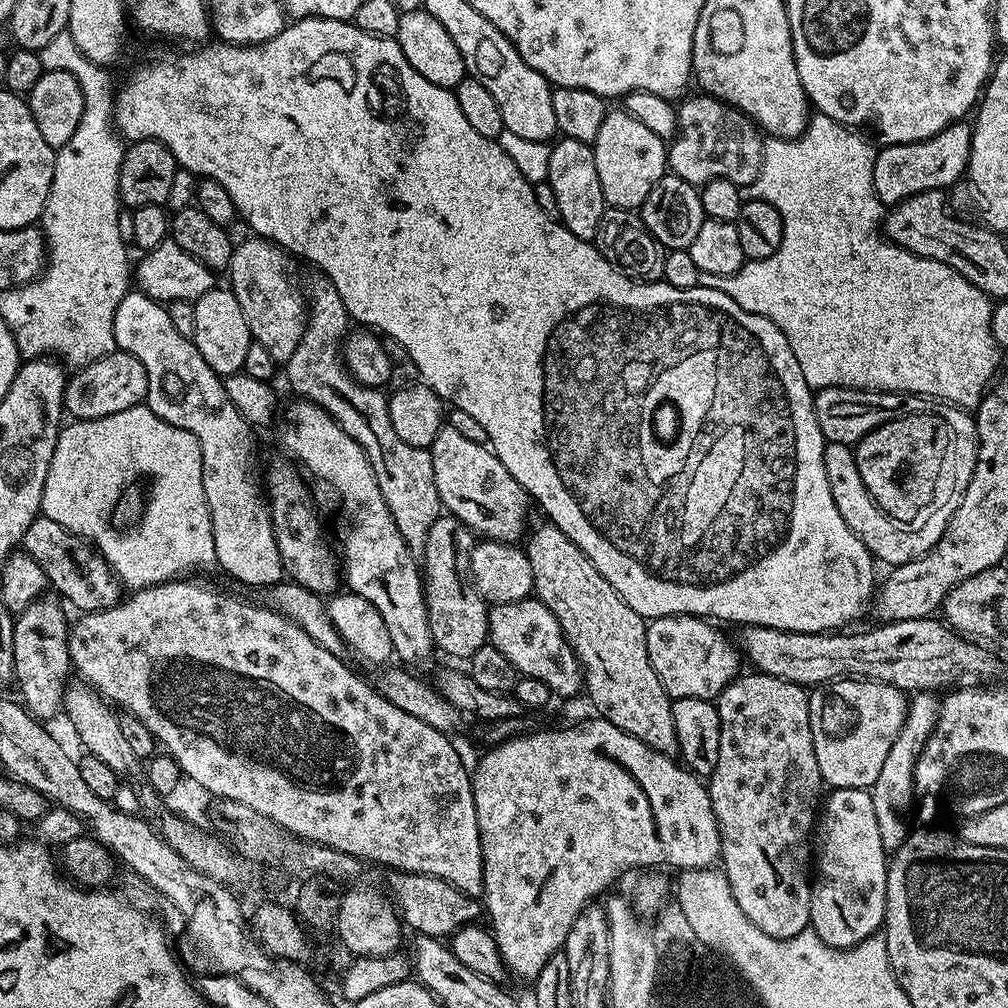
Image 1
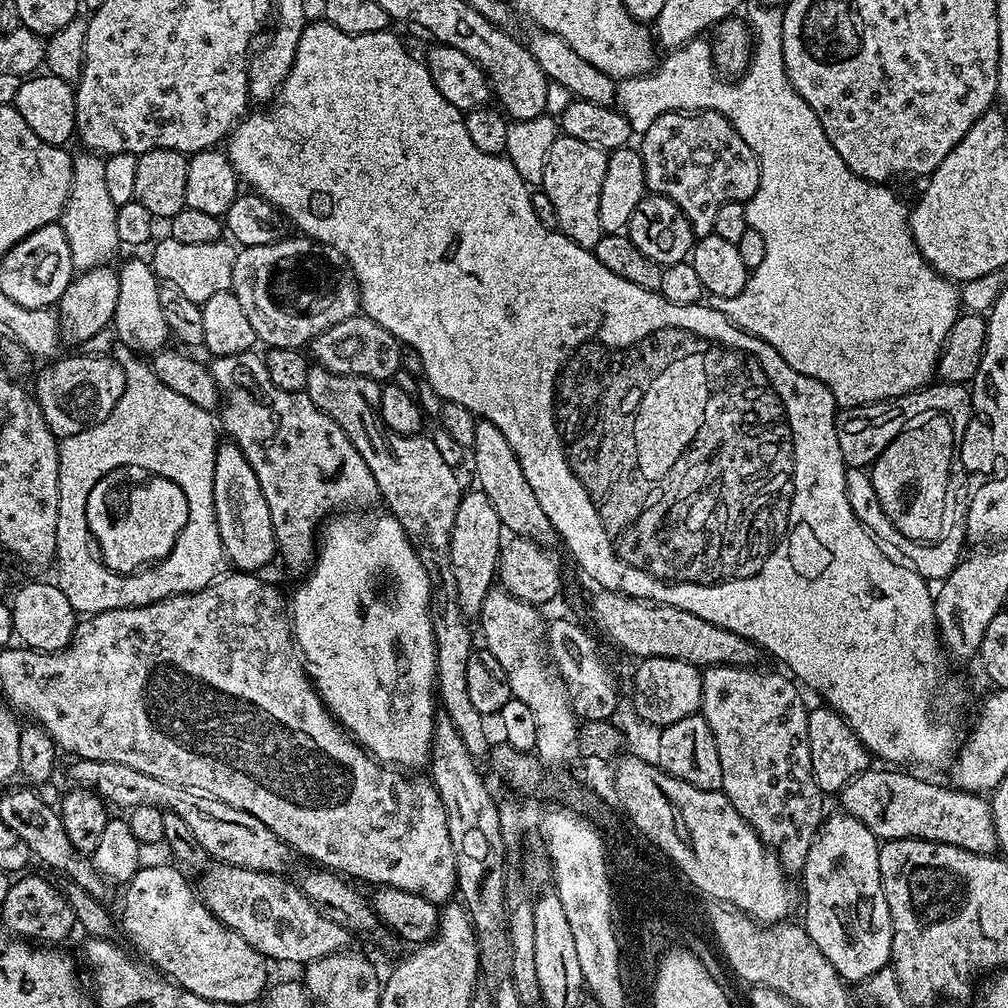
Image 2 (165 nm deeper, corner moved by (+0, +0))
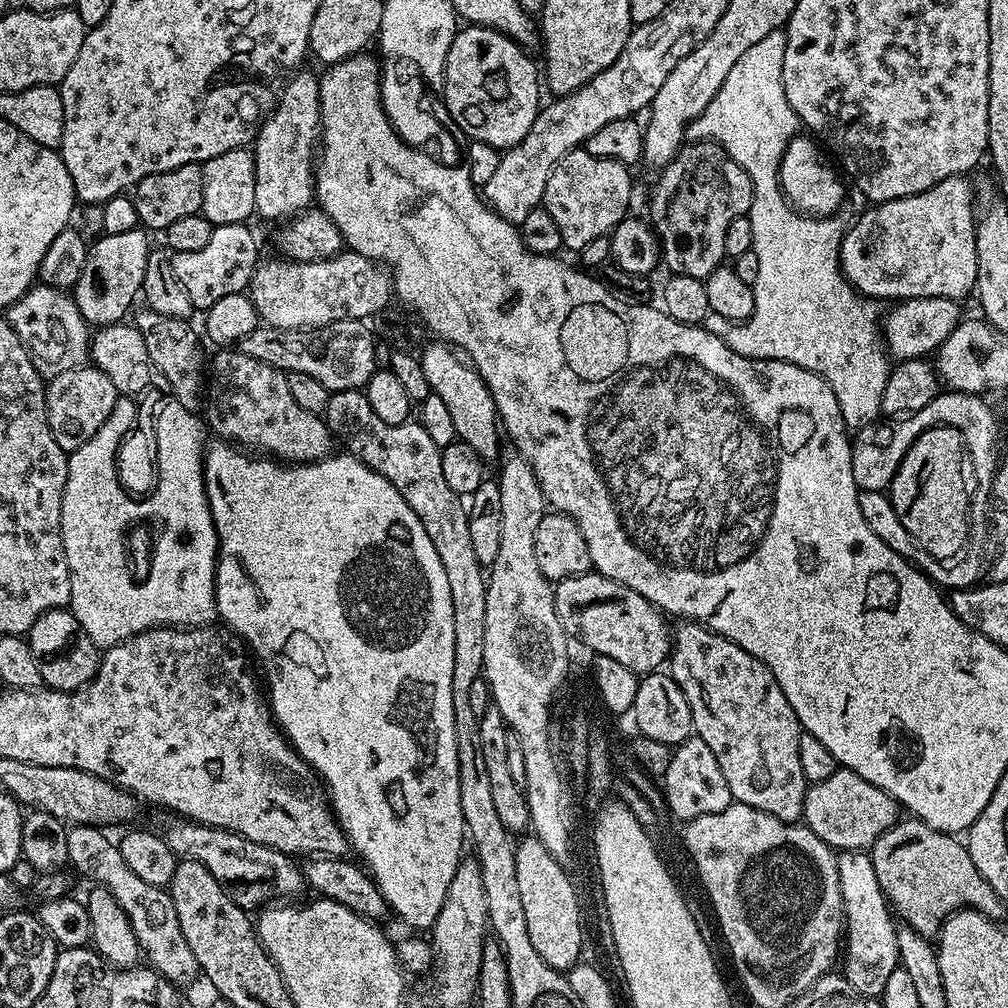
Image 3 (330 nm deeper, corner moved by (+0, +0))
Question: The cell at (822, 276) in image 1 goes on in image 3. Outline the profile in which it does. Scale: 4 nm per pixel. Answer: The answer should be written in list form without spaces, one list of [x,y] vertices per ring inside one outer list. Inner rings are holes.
[[[781,30],[774,34],[766,34],[766,38],[761,38],[757,44],[750,46],[750,50],[746,50],[746,54],[742,54],[742,58],[738,58],[738,62],[734,62],[730,74],[726,74],[726,82],[722,82],[722,90],[718,90],[718,94],[714,94],[714,98],[710,98],[710,106],[706,106],[706,110],[702,110],[702,114],[688,124],[686,136],[689,141],[711,140],[713,144],[718,144],[722,150],[726,150],[726,154],[731,160],[738,162],[738,166],[742,166],[746,170],[752,183],[752,205],[747,214],[750,218],[750,227],[754,229],[751,252],[758,254],[758,282],[751,285],[754,290],[754,314],[752,317],[749,320],[731,320],[730,318],[722,318],[722,314],[708,312],[702,326],[710,334],[722,338],[722,342],[726,342],[726,346],[730,346],[730,350],[734,350],[734,354],[742,354],[747,360],[781,360],[782,362],[790,362],[794,366],[802,366],[814,374],[818,374],[828,383],[830,390],[834,390],[834,398],[838,398],[838,410],[844,419],[844,427],[849,430],[859,430],[868,424],[875,424],[881,419],[882,394],[886,394],[890,356],[886,351],[885,339],[882,335],[881,305],[867,296],[861,296],[858,289],[853,287],[840,269],[840,247],[846,231],[846,224],[839,220],[841,217],[836,214],[821,217],[805,216],[803,212],[796,211],[788,203],[788,199],[780,189],[780,163],[784,157],[784,151],[802,128],[798,114],[794,114],[790,102],[786,102],[786,90],[782,86],[782,58],[786,58],[787,41],[787,31]]]

